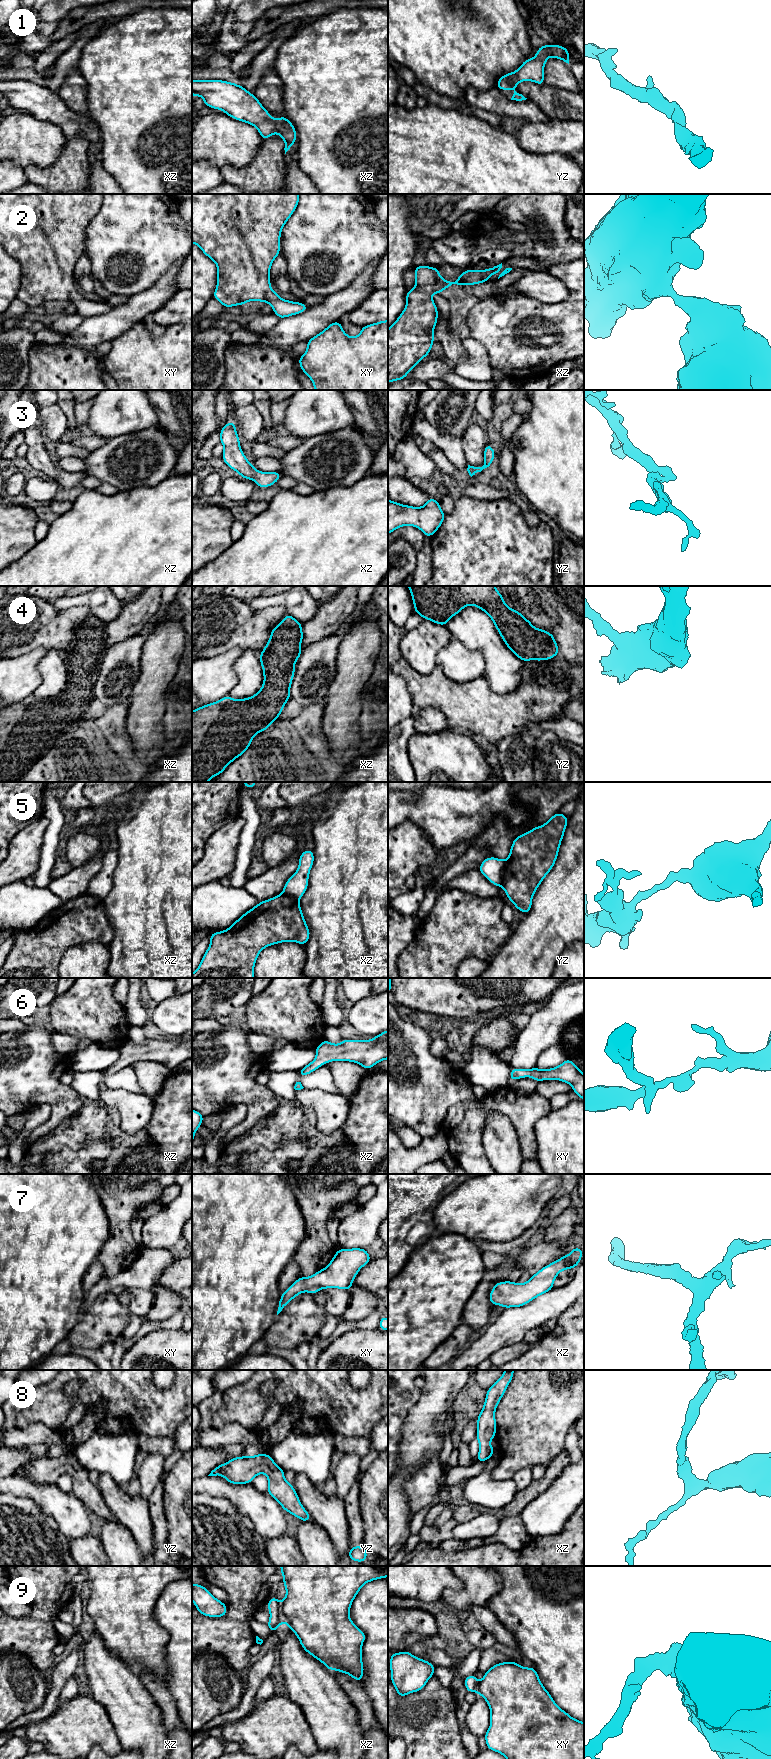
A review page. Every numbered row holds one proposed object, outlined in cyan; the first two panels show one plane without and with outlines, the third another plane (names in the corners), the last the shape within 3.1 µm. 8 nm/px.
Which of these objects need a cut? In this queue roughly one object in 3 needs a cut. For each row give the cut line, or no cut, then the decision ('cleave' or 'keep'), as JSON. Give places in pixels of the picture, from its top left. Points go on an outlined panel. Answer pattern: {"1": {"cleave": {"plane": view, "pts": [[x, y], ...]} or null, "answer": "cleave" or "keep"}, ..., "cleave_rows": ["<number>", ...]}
{"1": {"cleave": null, "answer": "keep"}, "2": {"cleave": null, "answer": "keep"}, "3": {"cleave": null, "answer": "keep"}, "4": {"cleave": null, "answer": "keep"}, "5": {"cleave": {"plane": "yz", "pts": [[505, 861], [500, 885]]}, "answer": "cleave"}, "6": {"cleave": null, "answer": "keep"}, "7": {"cleave": null, "answer": "keep"}, "8": {"cleave": null, "answer": "keep"}, "9": {"cleave": {"plane": "xz", "pts": [[279, 1603], [279, 1611], [283, 1619]]}, "answer": "cleave"}, "cleave_rows": ["5", "9"]}

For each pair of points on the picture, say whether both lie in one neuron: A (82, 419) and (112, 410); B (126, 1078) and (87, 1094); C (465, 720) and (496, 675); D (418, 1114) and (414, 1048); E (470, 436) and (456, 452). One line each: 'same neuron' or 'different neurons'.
A: different neurons
B: same neuron
C: different neurons
D: same neuron
E: different neurons

